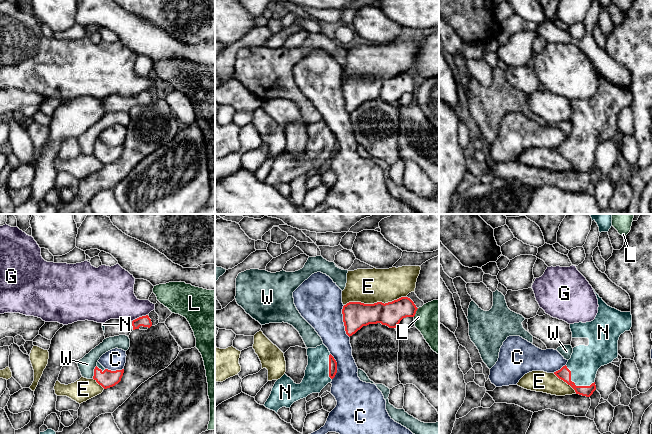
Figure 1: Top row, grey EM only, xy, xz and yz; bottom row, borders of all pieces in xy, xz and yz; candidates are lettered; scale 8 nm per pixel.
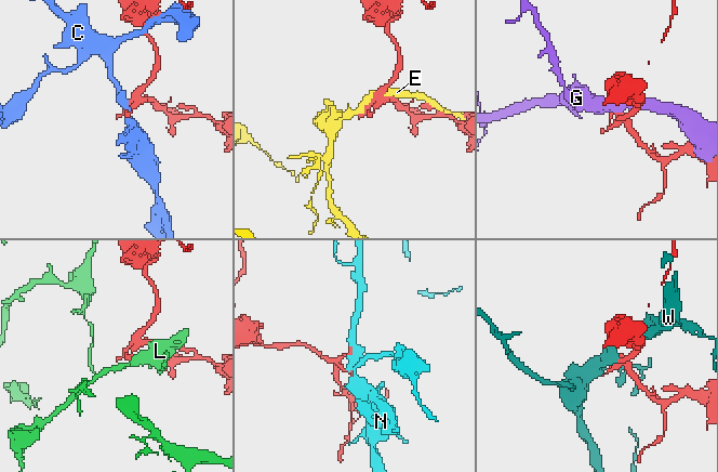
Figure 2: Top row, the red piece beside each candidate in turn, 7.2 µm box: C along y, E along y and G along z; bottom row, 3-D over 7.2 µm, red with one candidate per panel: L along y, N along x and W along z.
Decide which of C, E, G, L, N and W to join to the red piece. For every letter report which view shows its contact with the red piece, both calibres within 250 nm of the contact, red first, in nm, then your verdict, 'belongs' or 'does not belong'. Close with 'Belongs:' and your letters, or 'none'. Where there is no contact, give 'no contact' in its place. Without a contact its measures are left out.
C: xz | 200/360 nm | does not belong
E: xz | 200/280 nm | does not belong
G: xy | 90/320 nm | does not belong
L: xz | 190/340 nm | does not belong
N: yz | 100/240 nm | does not belong
W: xy | 140/140 nm | does not belong
Belongs: none

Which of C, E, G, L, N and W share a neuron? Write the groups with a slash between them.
C / E / G / L / N / W

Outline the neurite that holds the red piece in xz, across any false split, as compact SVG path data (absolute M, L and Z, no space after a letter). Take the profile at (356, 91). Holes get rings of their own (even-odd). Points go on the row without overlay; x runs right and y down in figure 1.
M401 73L385 80L349 78L342 85L345 107L350 113L369 100L381 99L389 104L396 104L403 94L414 93L417 85L408 73Z

